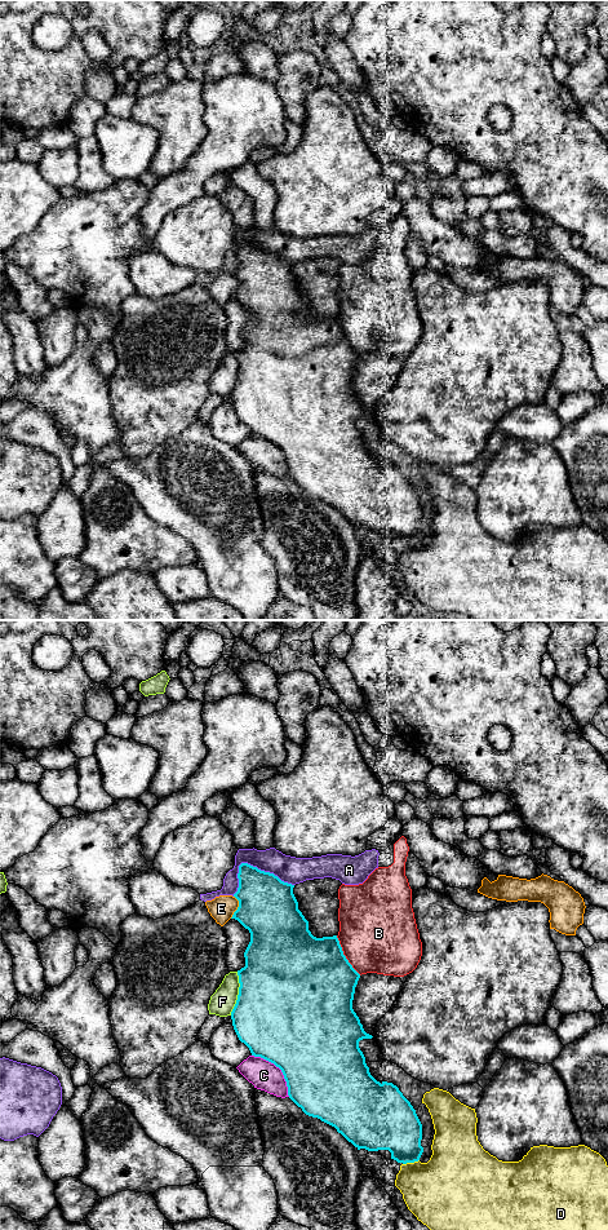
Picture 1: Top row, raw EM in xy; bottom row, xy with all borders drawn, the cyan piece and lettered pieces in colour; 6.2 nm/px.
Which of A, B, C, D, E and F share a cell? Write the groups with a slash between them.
A / B / C / D / E / F

